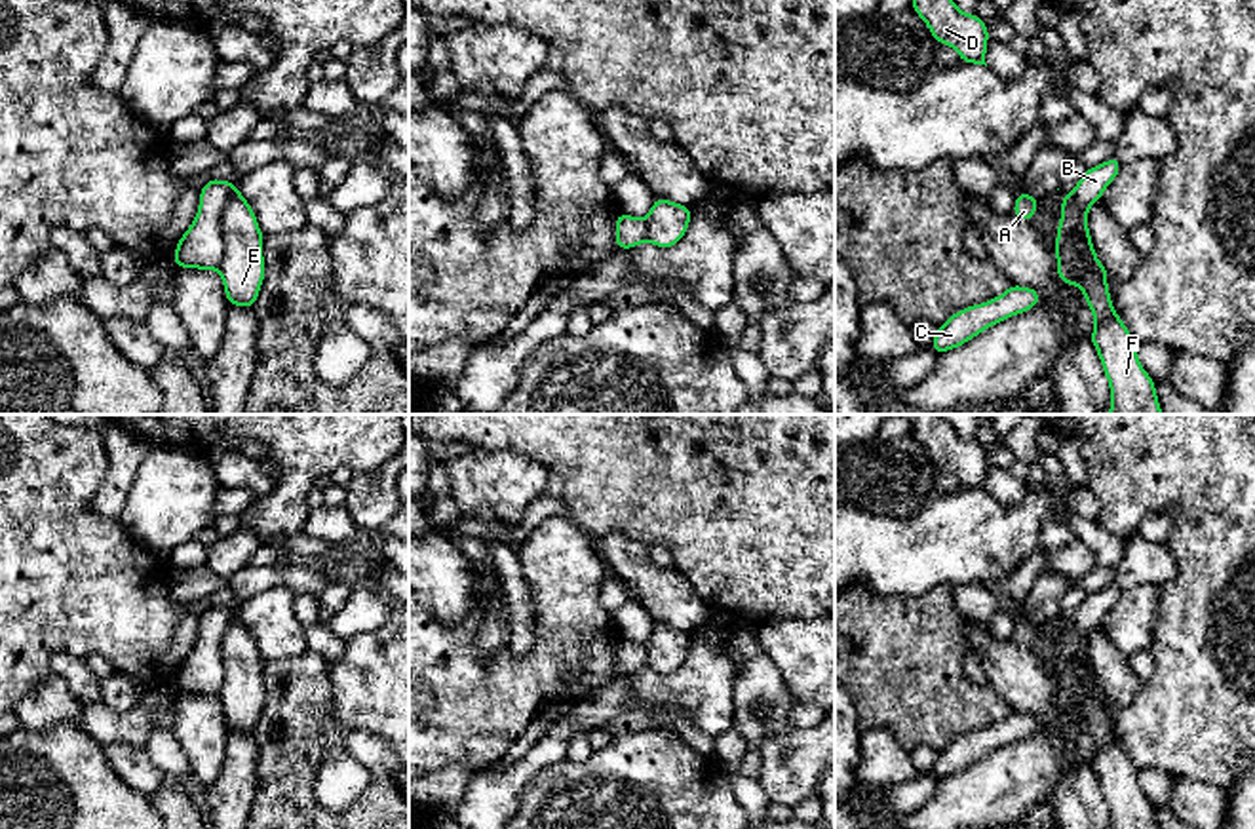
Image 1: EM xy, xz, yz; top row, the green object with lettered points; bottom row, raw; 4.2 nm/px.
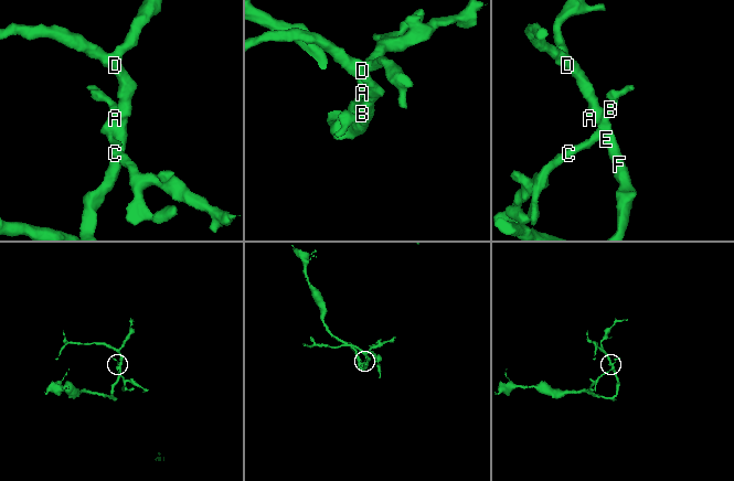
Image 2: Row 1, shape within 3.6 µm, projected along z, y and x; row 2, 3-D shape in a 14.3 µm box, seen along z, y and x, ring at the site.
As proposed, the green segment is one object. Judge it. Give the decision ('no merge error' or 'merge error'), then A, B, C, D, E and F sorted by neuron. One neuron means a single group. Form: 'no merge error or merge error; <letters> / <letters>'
merge error; A D E F / B C

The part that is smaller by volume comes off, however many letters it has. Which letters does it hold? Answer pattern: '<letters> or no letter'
B, C

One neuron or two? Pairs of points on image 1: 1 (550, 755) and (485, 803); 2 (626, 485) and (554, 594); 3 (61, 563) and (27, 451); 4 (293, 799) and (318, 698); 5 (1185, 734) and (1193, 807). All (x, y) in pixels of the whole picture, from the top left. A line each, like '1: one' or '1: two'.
1: one
2: two
3: one
4: one
5: two

